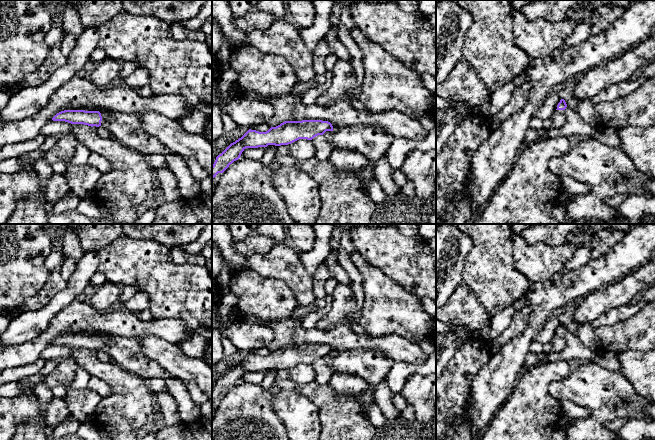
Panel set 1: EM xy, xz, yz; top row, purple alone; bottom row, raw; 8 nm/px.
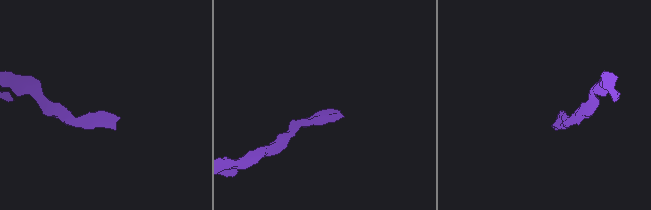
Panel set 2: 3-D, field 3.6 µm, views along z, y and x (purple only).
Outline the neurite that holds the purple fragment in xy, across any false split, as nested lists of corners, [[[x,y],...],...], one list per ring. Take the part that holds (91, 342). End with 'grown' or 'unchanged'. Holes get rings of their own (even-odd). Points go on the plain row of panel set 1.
[[[64,334],[57,337],[52,344],[65,345],[71,348],[84,348],[91,351],[102,349],[122,369],[146,381],[152,378],[166,380],[171,376],[157,362],[144,355],[138,339],[135,338],[122,336],[101,338],[99,335]]]; grown

